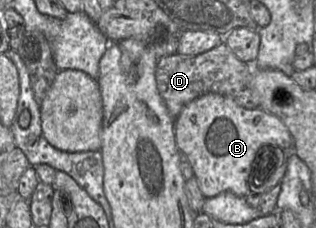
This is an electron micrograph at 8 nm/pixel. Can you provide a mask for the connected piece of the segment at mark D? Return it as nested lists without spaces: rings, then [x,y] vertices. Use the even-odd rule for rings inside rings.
[[[224,40],[213,49],[195,56],[181,55],[177,52],[159,58],[155,69],[158,92],[169,114],[176,119],[183,107],[207,93],[216,93],[235,98],[250,84],[253,64],[239,60]]]

